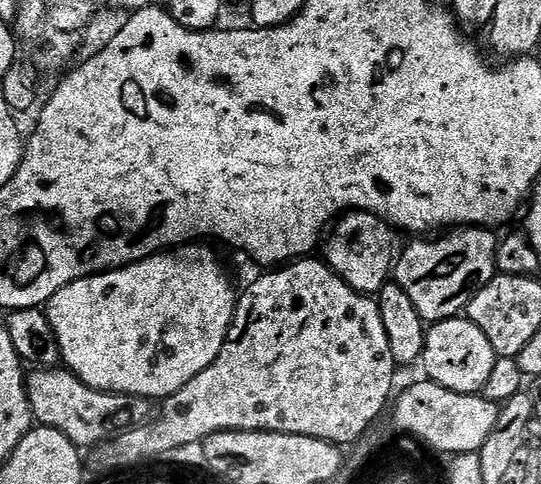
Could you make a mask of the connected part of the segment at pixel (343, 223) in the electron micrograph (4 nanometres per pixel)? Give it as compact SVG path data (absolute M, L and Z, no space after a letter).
M351 211L335 221L331 232L322 248L322 256L328 267L337 272L356 292L379 294L394 272L397 233L392 225L372 212Z

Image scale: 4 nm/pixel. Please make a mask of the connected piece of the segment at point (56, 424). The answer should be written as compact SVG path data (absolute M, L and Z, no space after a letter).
M60 366L29 371L26 383L33 421L37 425L53 428L66 434L66 438L70 438L70 442L74 442L81 450L96 447L99 449L115 440L117 436L121 436L122 433L149 423L150 417L153 415L153 413L151 414L152 408L154 408L153 401L145 400L143 396L124 396L120 392L100 392L96 388L86 386L74 373Z

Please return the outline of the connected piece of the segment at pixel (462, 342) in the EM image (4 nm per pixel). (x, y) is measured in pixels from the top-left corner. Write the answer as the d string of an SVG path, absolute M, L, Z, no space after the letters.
M470 319L437 320L427 329L422 365L428 371L425 372L427 379L441 384L446 390L479 393L486 386L486 378L490 378L490 370L494 370L497 359L490 338L486 338Z

